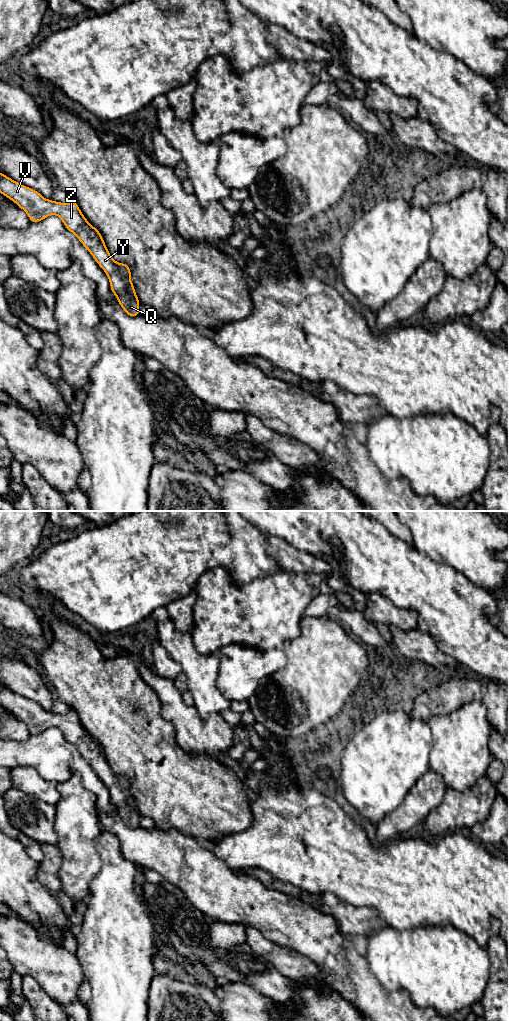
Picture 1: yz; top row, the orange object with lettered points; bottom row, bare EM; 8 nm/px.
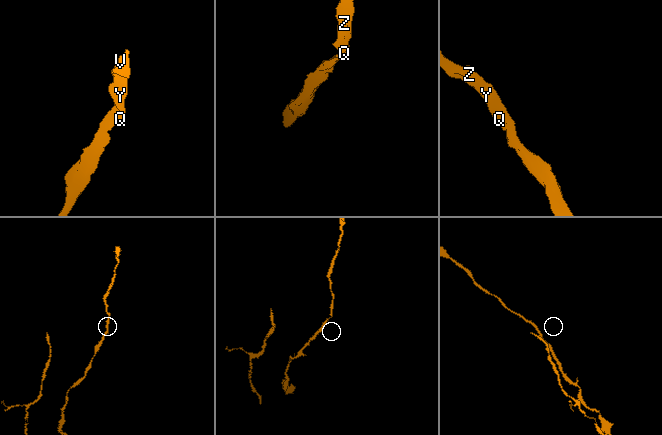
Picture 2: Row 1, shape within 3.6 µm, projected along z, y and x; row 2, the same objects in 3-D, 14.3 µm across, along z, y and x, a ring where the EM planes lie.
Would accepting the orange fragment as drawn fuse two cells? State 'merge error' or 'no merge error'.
no merge error

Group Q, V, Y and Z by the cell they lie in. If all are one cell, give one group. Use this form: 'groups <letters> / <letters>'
groups Q V Y Z

